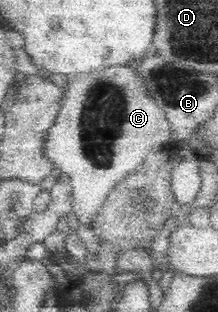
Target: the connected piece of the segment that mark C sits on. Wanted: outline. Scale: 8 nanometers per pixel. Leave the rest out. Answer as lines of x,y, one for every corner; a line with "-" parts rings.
128,63
121,64
70,77
61,100
62,108
59,109
53,127
44,136
43,147
56,173
68,173
71,178
72,211
77,215
79,225
85,227
90,227
94,222
98,209
117,183
125,179
137,165
141,165
148,155
164,149
165,143
170,143
166,111
157,107
139,71
127,67

